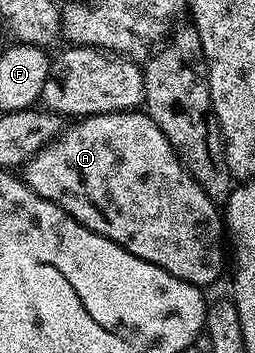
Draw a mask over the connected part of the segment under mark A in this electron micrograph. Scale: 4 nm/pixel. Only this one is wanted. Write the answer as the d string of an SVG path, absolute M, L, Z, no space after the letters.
M145 111L93 115L92 117L85 117L68 124L55 140L44 145L42 149L38 149L28 159L26 165L22 166L21 178L37 195L41 195L41 199L51 201L57 207L61 207L70 217L77 219L89 231L93 231L97 235L117 243L122 249L128 249L133 255L137 255L137 259L145 259L146 262L151 262L155 266L169 271L170 274L185 282L189 282L190 285L195 285L202 289L206 288L208 287L207 285L211 284L220 275L223 269L225 225L220 208L216 202L209 199L200 184L189 175L187 169L181 164L179 157L173 151L172 144L169 143L165 135L162 134L161 129L157 127L156 123L152 121Z

